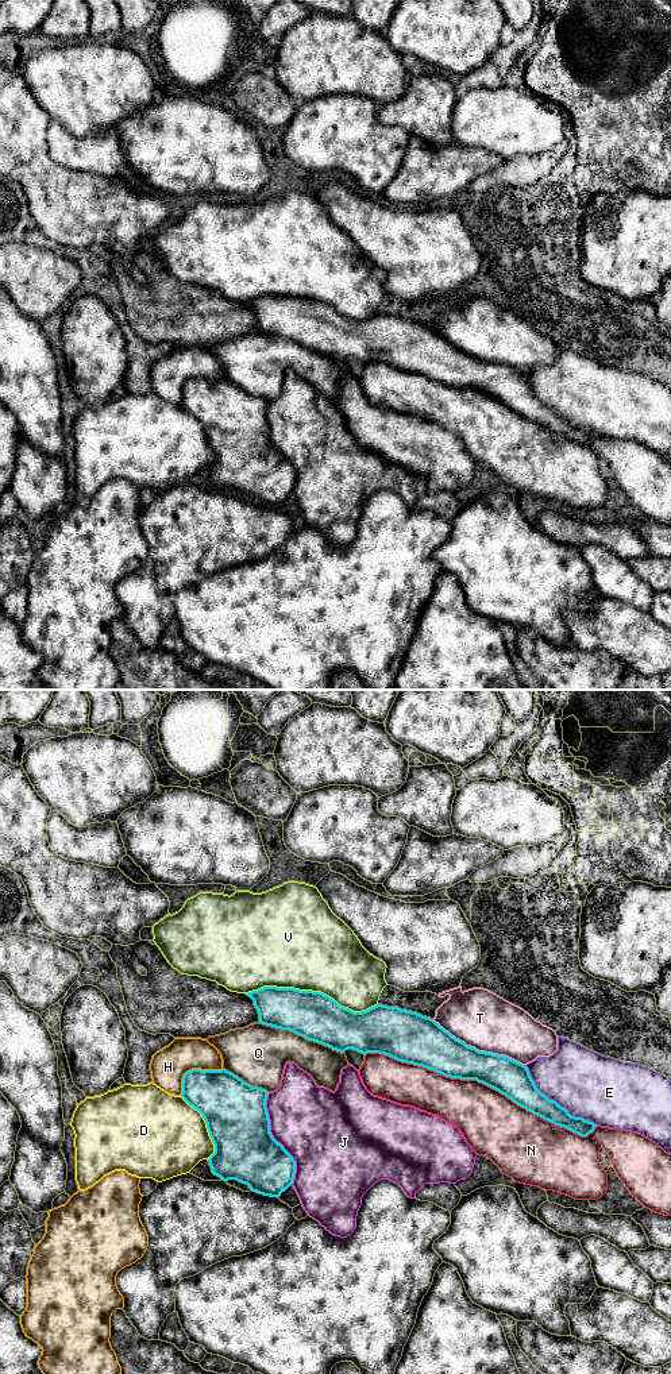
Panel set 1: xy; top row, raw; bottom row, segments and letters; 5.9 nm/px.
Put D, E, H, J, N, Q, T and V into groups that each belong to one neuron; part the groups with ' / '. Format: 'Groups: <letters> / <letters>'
Groups: D Q / E / H / J / N / T V

